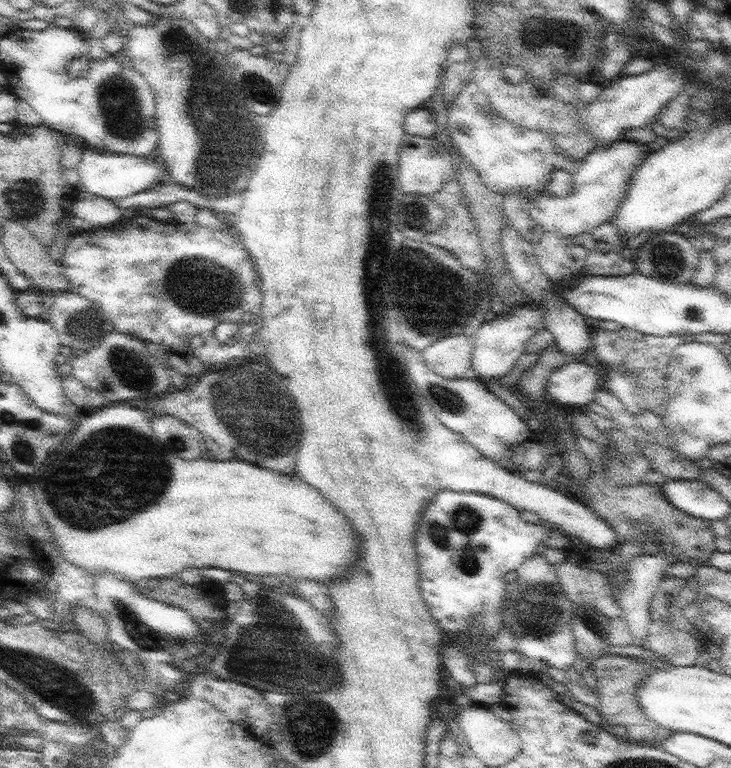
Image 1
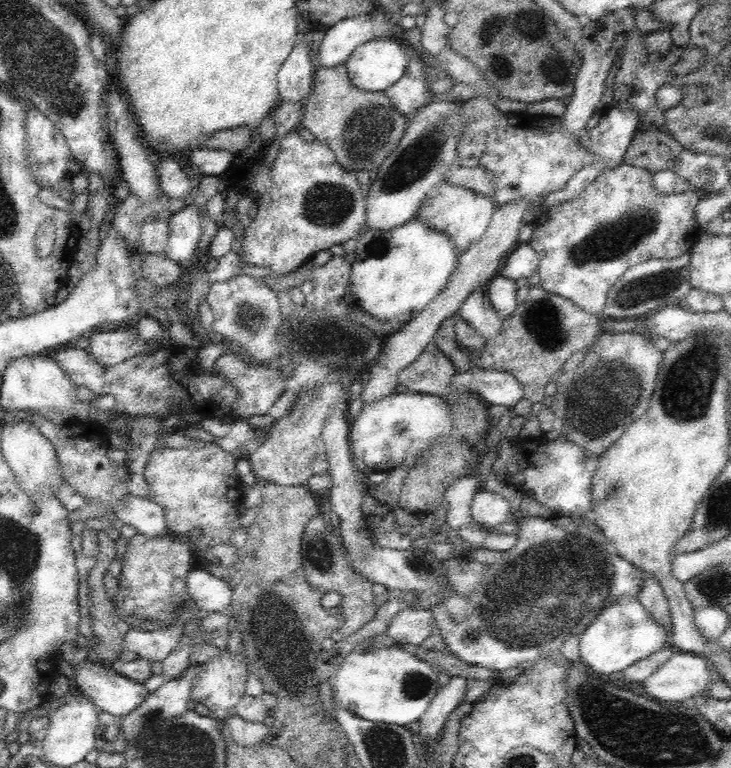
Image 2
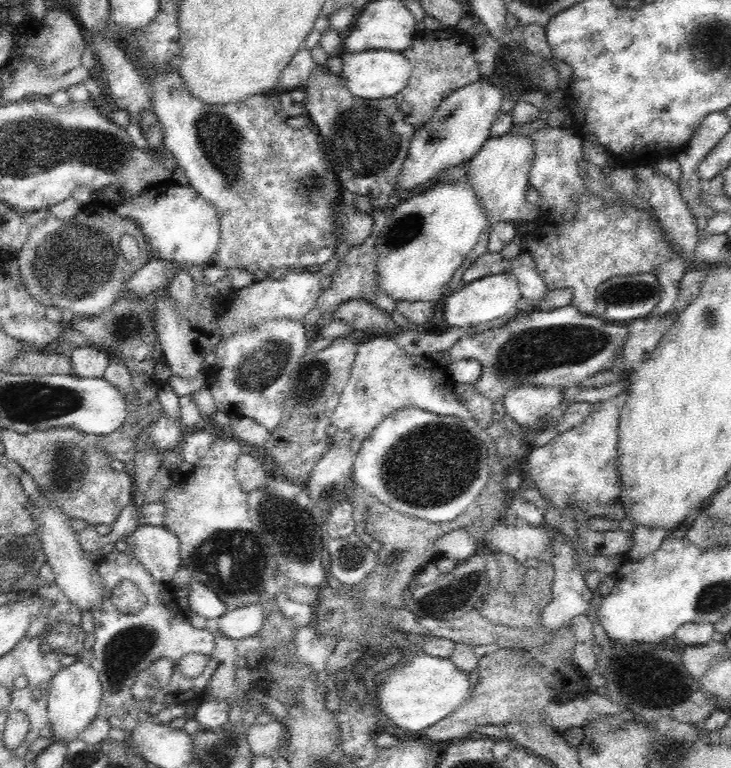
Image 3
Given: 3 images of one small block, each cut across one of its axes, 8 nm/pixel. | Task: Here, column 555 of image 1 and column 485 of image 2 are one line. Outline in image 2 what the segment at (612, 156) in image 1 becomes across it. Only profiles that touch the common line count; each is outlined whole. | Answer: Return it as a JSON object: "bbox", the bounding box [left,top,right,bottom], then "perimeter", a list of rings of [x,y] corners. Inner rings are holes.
{"bbox":[412,180,497,255],"perimeter":[[[444,180],[429,190],[412,219],[419,220],[439,234],[444,234],[459,255],[484,236],[497,207],[493,198],[461,186],[452,186]]]}

